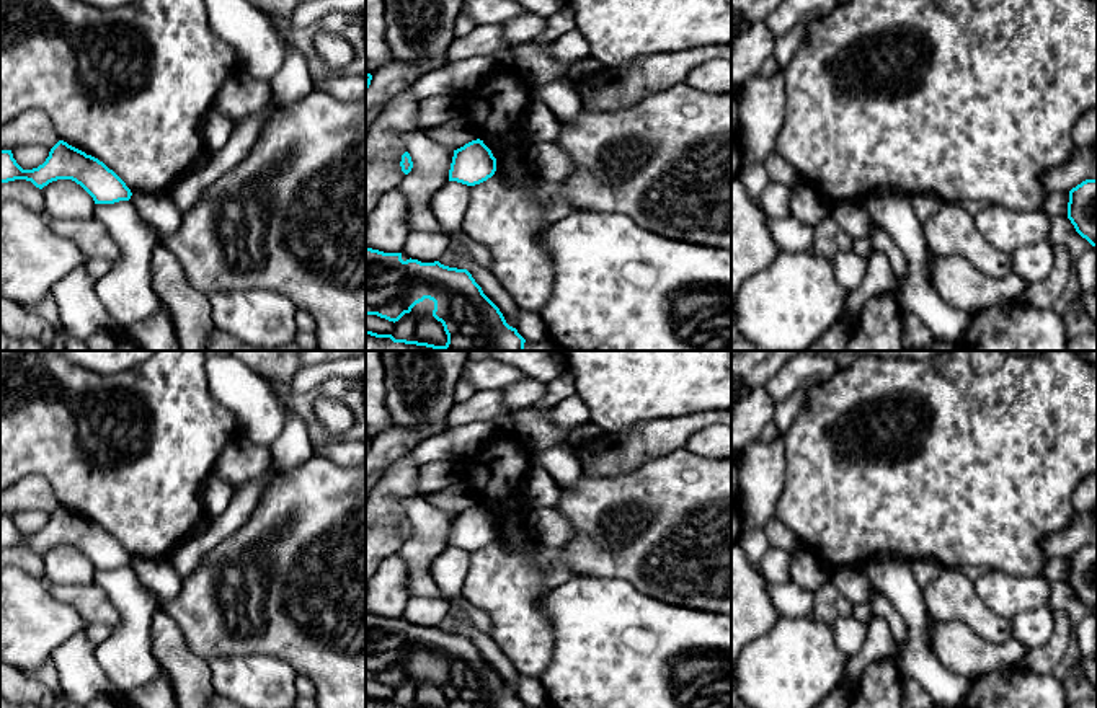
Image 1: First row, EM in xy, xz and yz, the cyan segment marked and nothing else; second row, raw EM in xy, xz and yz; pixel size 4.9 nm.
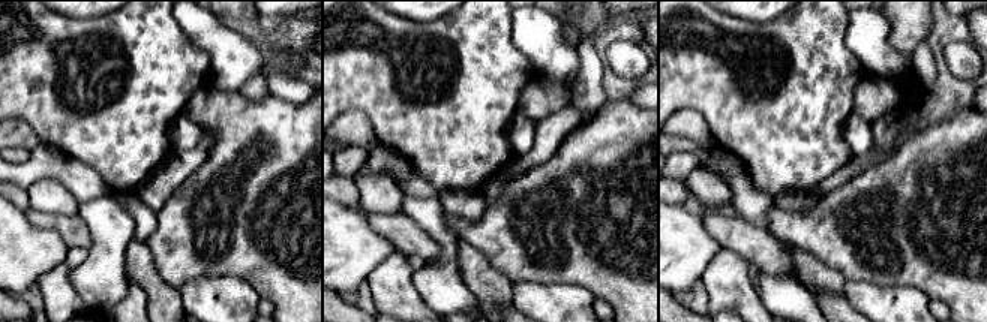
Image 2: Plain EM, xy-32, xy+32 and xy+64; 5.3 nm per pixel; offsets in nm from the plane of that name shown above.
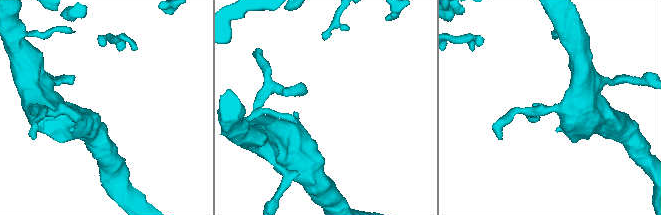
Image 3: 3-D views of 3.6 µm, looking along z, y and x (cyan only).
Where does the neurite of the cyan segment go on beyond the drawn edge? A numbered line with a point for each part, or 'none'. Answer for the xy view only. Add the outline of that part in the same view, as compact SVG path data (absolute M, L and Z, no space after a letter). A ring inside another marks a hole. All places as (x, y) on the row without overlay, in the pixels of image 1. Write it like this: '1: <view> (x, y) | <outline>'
none

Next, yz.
none

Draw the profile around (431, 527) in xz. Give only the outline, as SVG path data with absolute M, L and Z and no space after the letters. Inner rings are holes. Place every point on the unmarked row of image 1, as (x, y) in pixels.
M423 494L405 499L403 506L411 522L413 533L403 543L398 555L408 568L410 597L444 599L449 604L460 605L470 615L472 623L480 631L491 636L490 617L469 604L464 595L446 597L429 574L431 561L449 546L454 516L429 504Z

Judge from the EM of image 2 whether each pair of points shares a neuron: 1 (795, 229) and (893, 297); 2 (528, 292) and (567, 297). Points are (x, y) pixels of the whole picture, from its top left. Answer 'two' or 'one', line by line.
1: two
2: one

